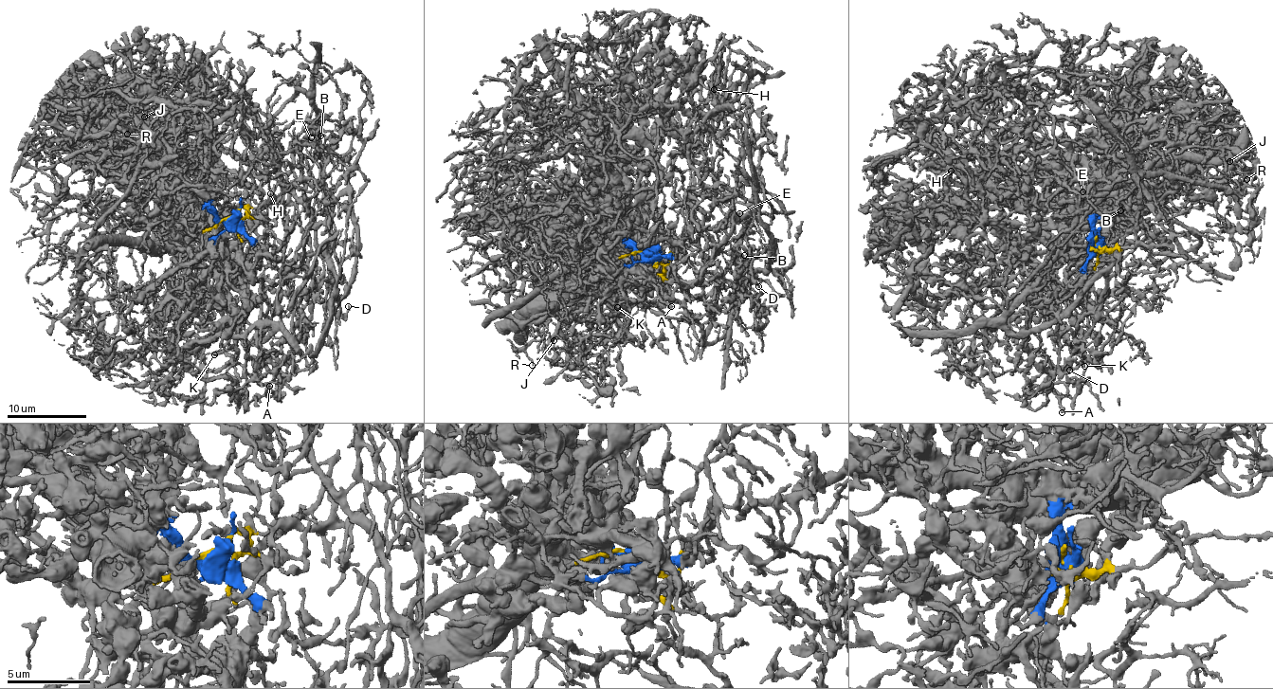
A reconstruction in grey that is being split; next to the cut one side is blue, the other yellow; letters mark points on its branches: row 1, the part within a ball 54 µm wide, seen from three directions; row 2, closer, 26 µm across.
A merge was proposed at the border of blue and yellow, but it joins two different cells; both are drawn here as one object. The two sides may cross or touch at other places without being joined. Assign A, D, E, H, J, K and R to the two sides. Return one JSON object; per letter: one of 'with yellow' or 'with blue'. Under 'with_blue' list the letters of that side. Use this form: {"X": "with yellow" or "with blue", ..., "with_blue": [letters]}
{"A": "with yellow", "D": "with yellow", "E": "with yellow", "H": "with yellow", "J": "with blue", "K": "with yellow", "R": "with blue", "with_blue": ["J", "R"]}

